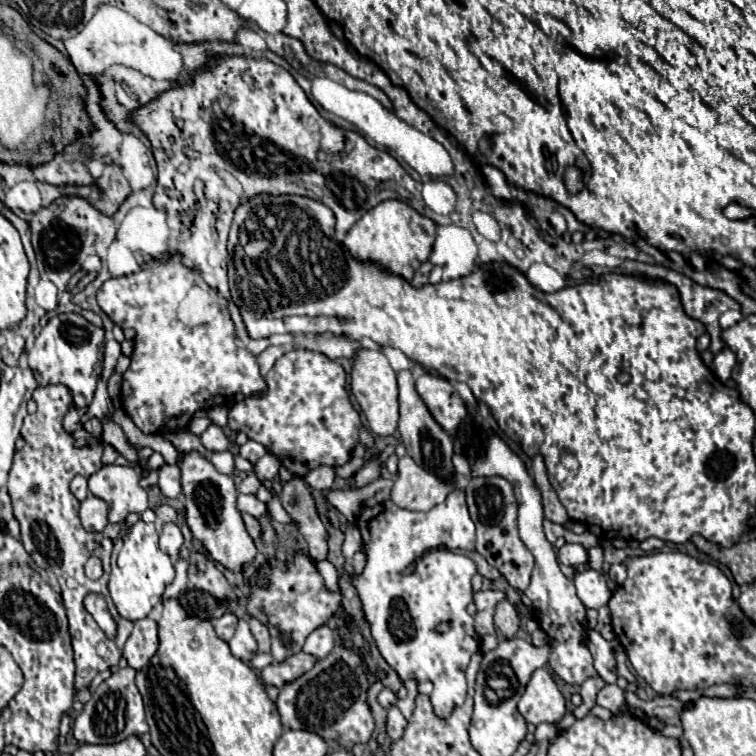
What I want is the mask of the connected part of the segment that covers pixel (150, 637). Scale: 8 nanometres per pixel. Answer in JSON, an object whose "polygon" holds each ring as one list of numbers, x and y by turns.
{"polygon":[[152,617,134,621,134,631,124,647,128,665,140,671,158,651,158,623]]}

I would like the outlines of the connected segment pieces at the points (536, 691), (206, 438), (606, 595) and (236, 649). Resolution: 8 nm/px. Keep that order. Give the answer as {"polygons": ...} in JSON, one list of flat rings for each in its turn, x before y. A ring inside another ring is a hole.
{"polygons":[[[536,669,526,691,518,703,520,715,526,723,558,723,566,715,564,697,546,669]],[[210,425,204,433,202,433,202,445,210,451,226,451,228,449,228,439,224,435,224,431,218,425]],[[588,569,582,573,576,573,574,577,574,585,576,585,576,593,578,599,584,603,584,607,588,609,600,609,602,605,606,605,612,597,608,585,606,585,606,575]],[[238,619,238,627,236,627,236,633,234,637,228,641,230,649,232,649,232,655,242,659,242,661,250,661,250,657,256,653,256,639,250,631,250,625,246,619]]]}

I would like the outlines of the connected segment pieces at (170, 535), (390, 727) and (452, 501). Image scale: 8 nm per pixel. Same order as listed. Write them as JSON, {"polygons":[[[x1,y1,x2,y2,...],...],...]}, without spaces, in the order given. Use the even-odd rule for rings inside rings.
{"polygons":[[[172,523,164,525,162,533,160,533,160,549,164,553,168,553,172,561,176,561,180,557,182,545,184,545,184,537,182,537,178,525,172,525]],[[390,705,386,709,388,717,386,717,386,733,390,735,390,739,398,739,402,735,402,731,406,729,406,719,402,717,400,709,396,705]],[[460,489,452,491,444,503,436,505,430,511,408,511,396,509,392,501,384,501,372,509,362,509,358,517,358,529,362,533,362,549,366,553,366,567,360,575,354,577,354,585,364,605,364,613,372,627,372,637,388,661,388,665,400,675,402,681,432,681,434,691,430,695,430,703,434,713,440,719,448,719,454,707,464,703,466,697,466,677,464,671,468,661,474,653,480,651,480,637,474,631,474,619,466,613,466,605,472,601,472,585,470,579,476,573,476,565,464,557,462,553,450,549,474,549,476,535,474,535,474,521,468,515,468,507,464,501,464,493],[414,561,414,569,410,573,402,573],[442,619,454,619,454,627,438,635,434,627]]]}

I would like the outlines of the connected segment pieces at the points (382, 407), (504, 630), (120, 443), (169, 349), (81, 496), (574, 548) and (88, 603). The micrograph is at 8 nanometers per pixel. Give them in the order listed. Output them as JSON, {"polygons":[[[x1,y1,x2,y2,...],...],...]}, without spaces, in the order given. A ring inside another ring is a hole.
{"polygons":[[[362,349,356,359,354,359,354,369,352,369,352,393,362,409,362,413,368,419,370,429,376,435,394,435,398,429,398,385,396,385,396,373,390,367,388,359,384,353,378,349]],[[502,599,502,601,496,605,494,625,496,625,498,633,500,633,500,635,504,635,504,637,514,637,514,635,516,635,516,631,518,631,520,617,518,617,516,609,514,609,506,599]],[[102,419,102,425,104,425,102,441,108,443,108,445,112,445,112,447,116,447,116,449,122,453,122,457,126,457,132,465,140,465,140,457,138,457,138,453,124,441,122,429,120,429,114,421,110,421,110,419]],[[162,259,152,261,152,267,142,267,138,273,130,277,114,277,106,281,98,291,98,305,102,311,120,327,134,327,136,341,132,363,124,373,122,381,122,405,126,413,132,417,134,425,142,433,156,433,162,429,186,429,192,421,192,415,200,409,212,409,216,405,224,405,232,395,242,393,244,397,254,397,258,393,266,393,266,381,258,371,258,361,252,353,236,345,236,331,226,307,222,307,210,323,202,325,186,325,176,317,180,301,186,293,196,285,196,279,188,267,180,263,180,259]],[[76,475,74,479,72,479,72,483,70,483,70,491,72,491,72,495,78,499,78,501,84,501,86,497,88,497,88,487,86,487,86,477,82,477,82,475]],[[566,543,560,551,558,551,558,561,564,563,564,565,580,565,580,563,586,563,586,549,582,545,572,545,572,543]],[[88,593,84,597,84,607,94,617,94,621,100,625,100,629,104,631,104,635,108,639,114,639,116,637,116,621,112,619,112,615,110,615,110,611,106,607,104,597,98,595,98,593]]]}

